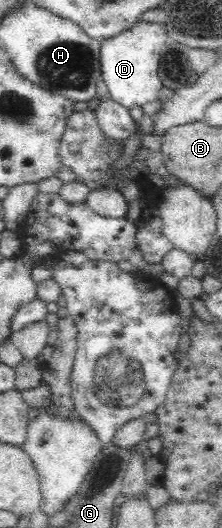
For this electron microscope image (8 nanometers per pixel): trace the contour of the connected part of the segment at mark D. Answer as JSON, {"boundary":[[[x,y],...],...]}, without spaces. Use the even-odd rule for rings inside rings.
{"boundary":[[[142,19],[138,20],[134,26],[127,30],[121,31],[110,39],[101,42],[100,66],[102,79],[108,87],[110,99],[128,110],[134,107],[141,107],[145,103],[153,102],[158,99],[158,91],[163,87],[160,80],[158,69],[161,58],[161,49],[169,43],[167,31],[161,23],[147,22]]]}

